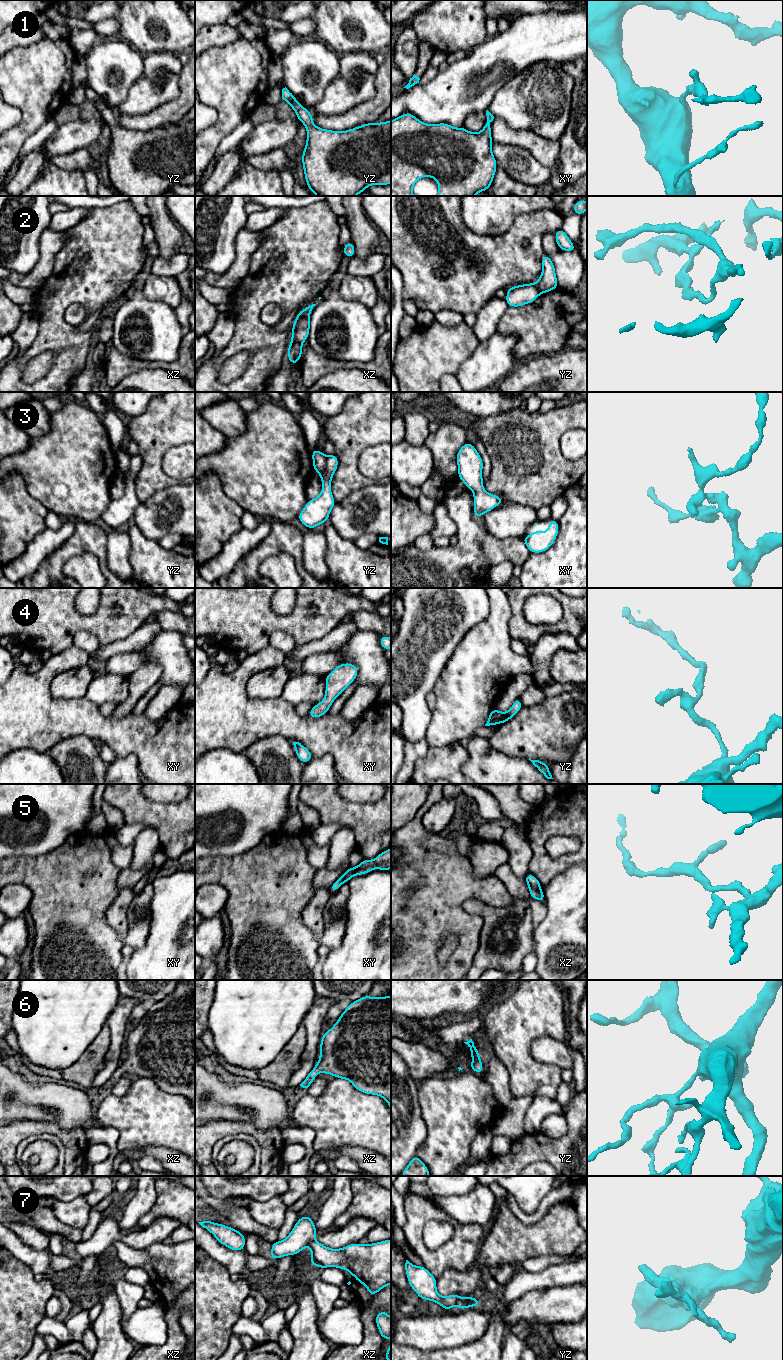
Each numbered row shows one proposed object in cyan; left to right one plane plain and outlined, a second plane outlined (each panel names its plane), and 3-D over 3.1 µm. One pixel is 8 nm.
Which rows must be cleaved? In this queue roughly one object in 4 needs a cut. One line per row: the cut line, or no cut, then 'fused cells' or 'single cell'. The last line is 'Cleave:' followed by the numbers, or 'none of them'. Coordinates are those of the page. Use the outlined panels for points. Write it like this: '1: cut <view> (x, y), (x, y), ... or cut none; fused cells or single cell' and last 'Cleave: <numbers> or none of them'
1: cut none; single cell
2: cut yz (535, 283), (540, 293); fused cells
3: cut none; single cell
4: cut none; single cell
5: cut none; single cell
6: cut none; single cell
7: cut yz (460, 1297), (455, 1304); fused cells
Cleave: 2, 7

